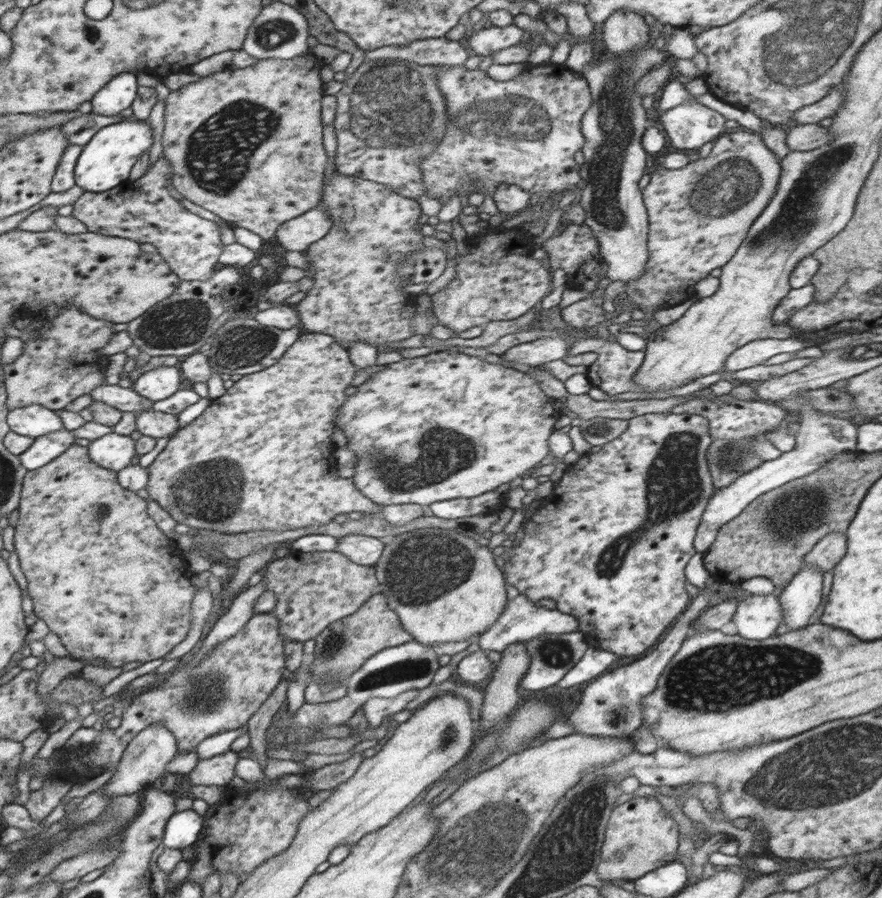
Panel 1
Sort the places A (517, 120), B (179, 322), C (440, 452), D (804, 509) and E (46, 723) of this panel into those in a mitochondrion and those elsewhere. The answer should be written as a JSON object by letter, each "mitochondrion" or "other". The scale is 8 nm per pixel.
{"A":"mitochondrion","B":"mitochondrion","C":"mitochondrion","D":"mitochondrion","E":"other"}

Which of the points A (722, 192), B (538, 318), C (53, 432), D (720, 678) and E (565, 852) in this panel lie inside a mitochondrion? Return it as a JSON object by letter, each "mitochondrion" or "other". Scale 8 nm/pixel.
{"A":"mitochondrion","B":"other","C":"other","D":"mitochondrion","E":"mitochondrion"}

